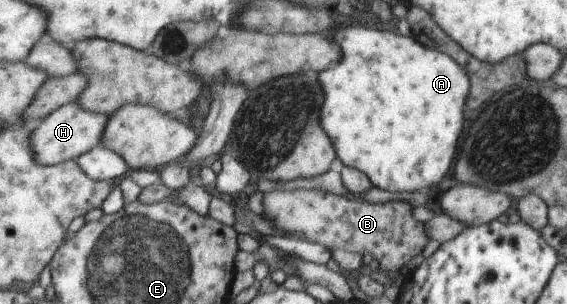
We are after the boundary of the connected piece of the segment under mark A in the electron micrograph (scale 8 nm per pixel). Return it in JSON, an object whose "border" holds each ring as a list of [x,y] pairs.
{"border":[[[361,25],[351,26],[347,28],[339,28],[334,35],[334,42],[342,48],[344,56],[340,62],[336,62],[336,66],[320,72],[318,80],[324,88],[324,110],[319,110],[320,116],[324,112],[324,118],[319,118],[320,126],[322,130],[328,134],[328,138],[332,140],[332,146],[334,146],[334,152],[336,156],[341,160],[344,166],[348,168],[355,168],[360,170],[362,174],[370,179],[373,186],[381,188],[382,190],[388,190],[388,192],[416,192],[416,190],[422,191],[422,188],[429,189],[431,186],[435,186],[446,178],[446,174],[450,172],[452,168],[452,162],[456,158],[456,150],[458,150],[458,140],[460,140],[460,134],[464,130],[464,106],[466,106],[466,100],[468,100],[468,94],[470,94],[471,86],[471,74],[466,74],[466,71],[456,60],[452,60],[448,54],[442,54],[442,52],[436,52],[434,48],[424,46],[420,44],[413,36],[402,36],[398,32],[390,32],[390,30],[378,30],[378,28],[365,28]]]}

